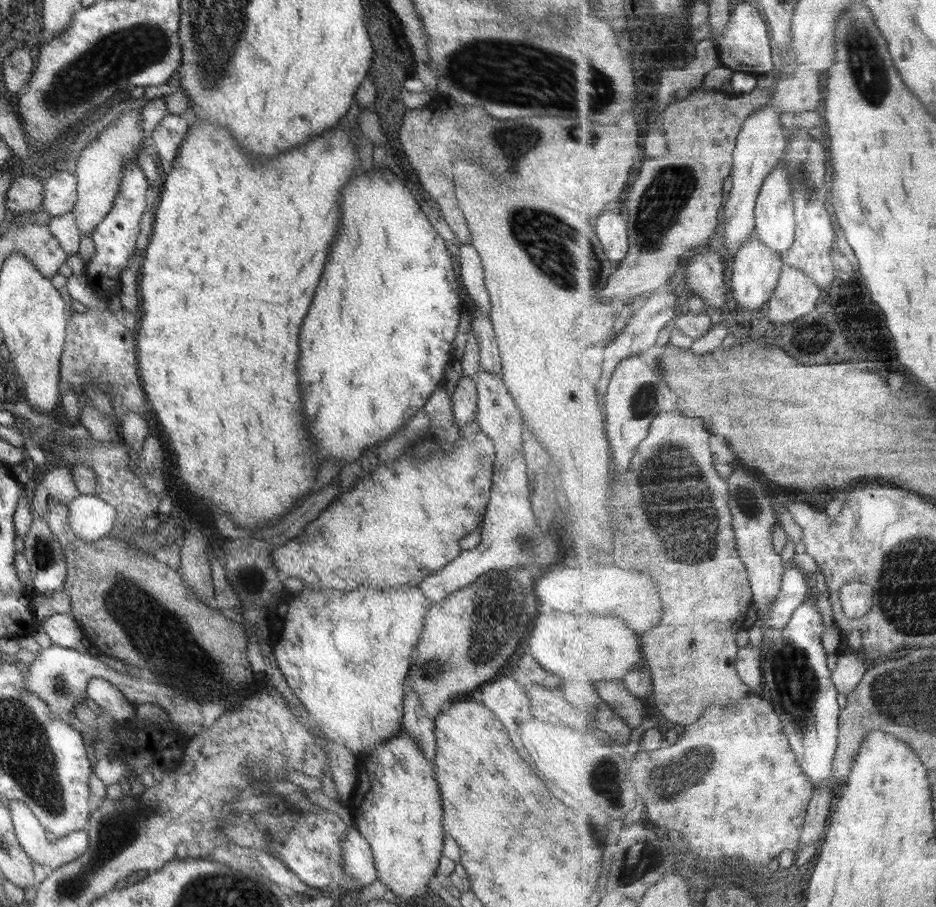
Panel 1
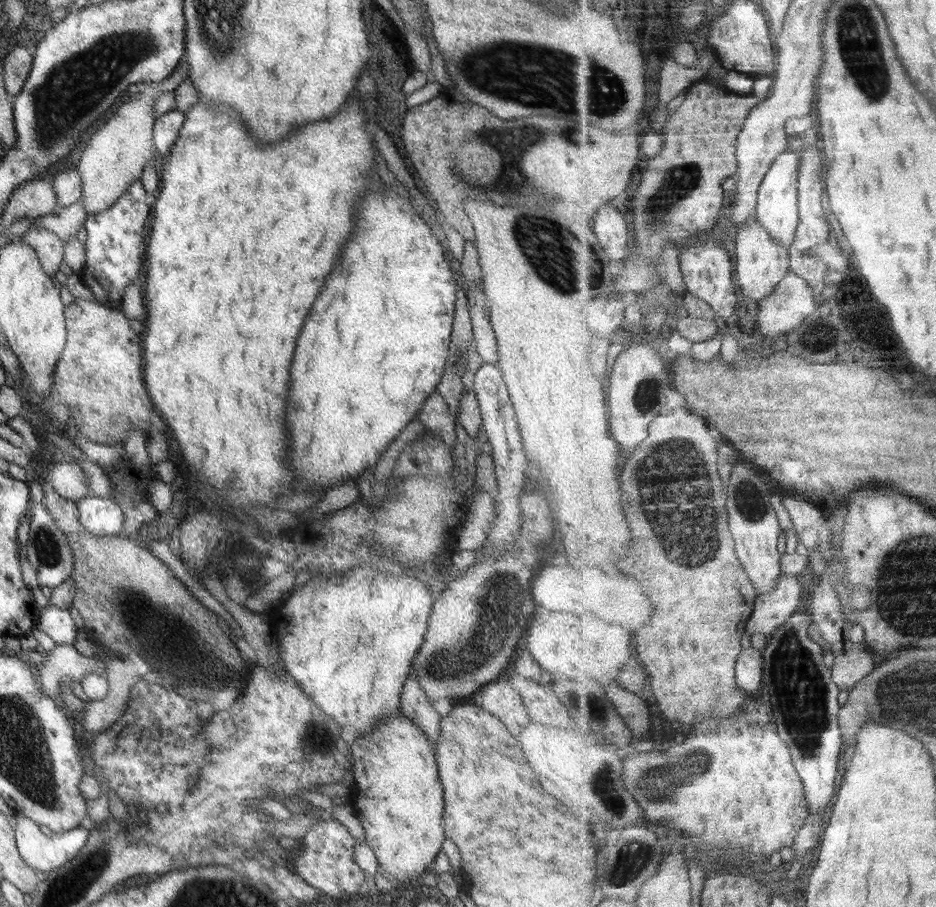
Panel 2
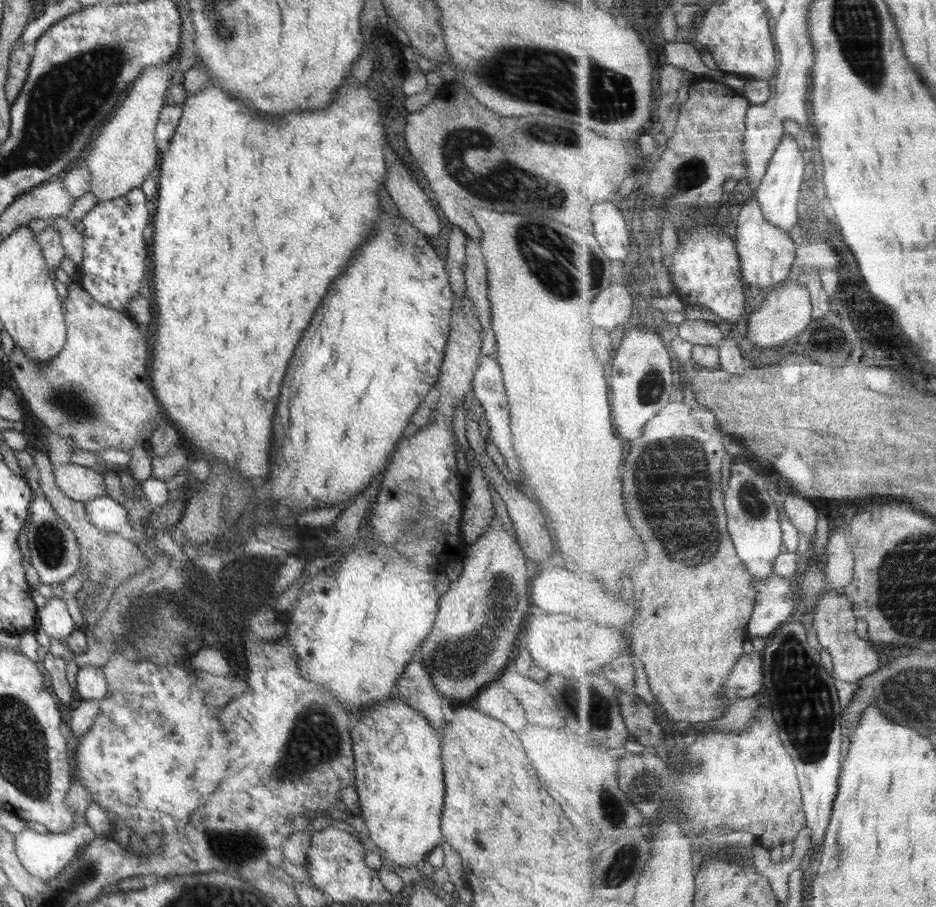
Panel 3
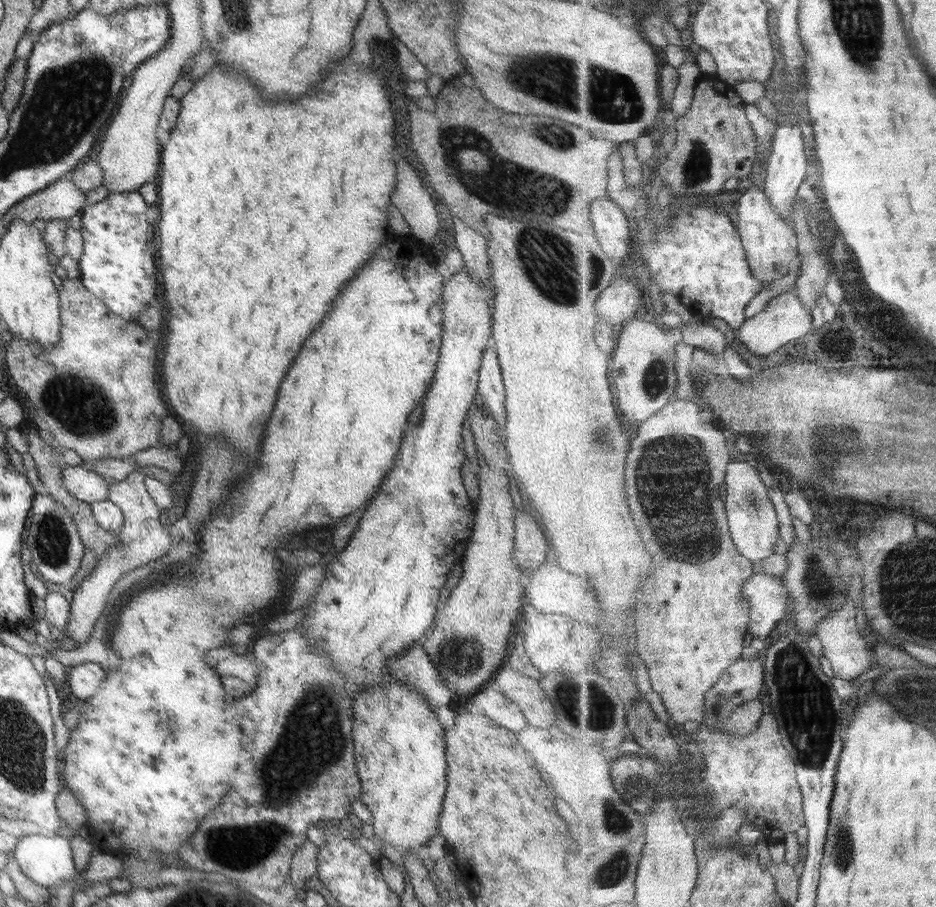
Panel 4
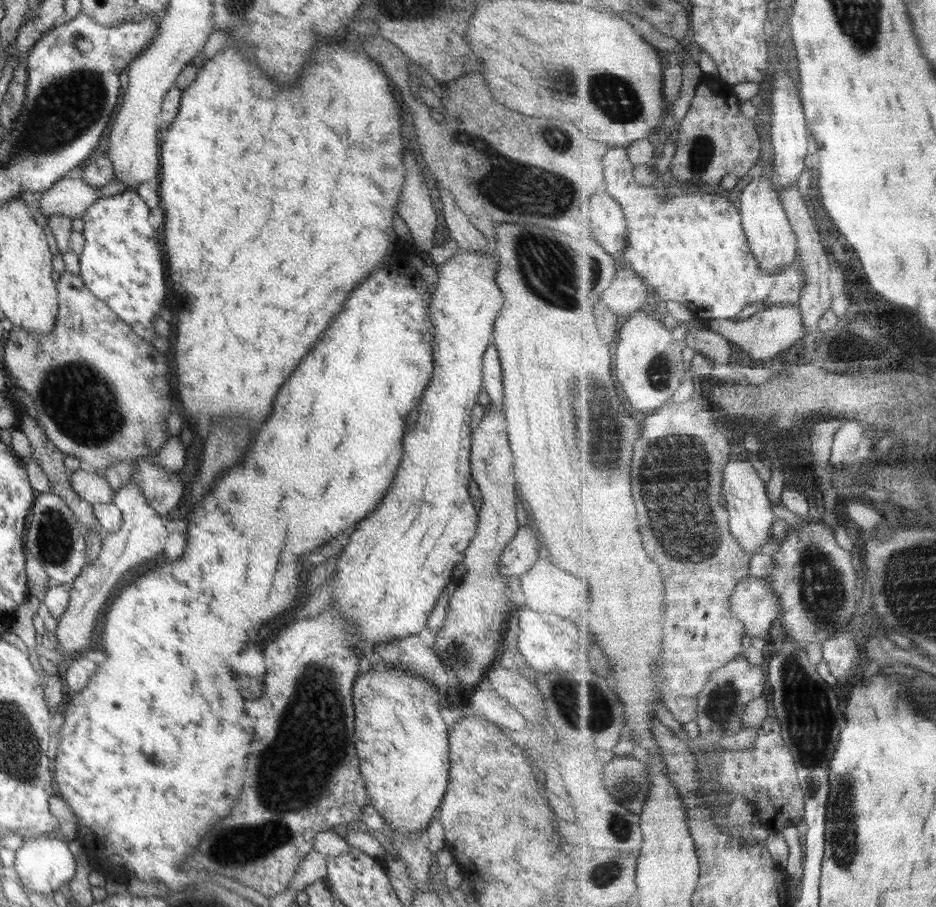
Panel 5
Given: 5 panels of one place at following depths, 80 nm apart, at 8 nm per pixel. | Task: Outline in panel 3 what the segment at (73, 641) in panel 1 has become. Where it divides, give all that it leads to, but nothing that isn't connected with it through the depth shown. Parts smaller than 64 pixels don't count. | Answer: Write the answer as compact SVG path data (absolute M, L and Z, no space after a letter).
M55 596L47 599L43 608L36 610L36 623L45 635L61 642L76 628L67 613L66 605Z

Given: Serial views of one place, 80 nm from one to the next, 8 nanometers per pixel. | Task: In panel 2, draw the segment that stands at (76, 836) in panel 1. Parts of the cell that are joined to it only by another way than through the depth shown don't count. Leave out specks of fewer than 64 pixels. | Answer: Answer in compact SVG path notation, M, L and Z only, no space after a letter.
M16 813L13 815L13 818L14 824L12 825L12 829L17 853L19 853L23 862L29 866L29 868L36 871L39 876L55 870L67 861L75 858L76 854L78 854L80 849L85 845L87 835L89 834L87 829L79 826L81 820L77 822L75 828L65 830L65 832L51 832L50 836L47 837L38 829L38 825L32 820Z

